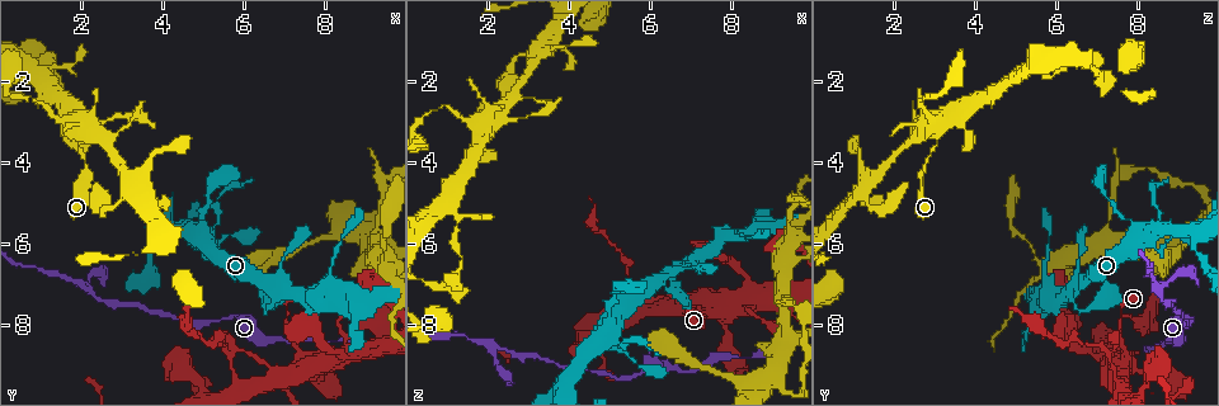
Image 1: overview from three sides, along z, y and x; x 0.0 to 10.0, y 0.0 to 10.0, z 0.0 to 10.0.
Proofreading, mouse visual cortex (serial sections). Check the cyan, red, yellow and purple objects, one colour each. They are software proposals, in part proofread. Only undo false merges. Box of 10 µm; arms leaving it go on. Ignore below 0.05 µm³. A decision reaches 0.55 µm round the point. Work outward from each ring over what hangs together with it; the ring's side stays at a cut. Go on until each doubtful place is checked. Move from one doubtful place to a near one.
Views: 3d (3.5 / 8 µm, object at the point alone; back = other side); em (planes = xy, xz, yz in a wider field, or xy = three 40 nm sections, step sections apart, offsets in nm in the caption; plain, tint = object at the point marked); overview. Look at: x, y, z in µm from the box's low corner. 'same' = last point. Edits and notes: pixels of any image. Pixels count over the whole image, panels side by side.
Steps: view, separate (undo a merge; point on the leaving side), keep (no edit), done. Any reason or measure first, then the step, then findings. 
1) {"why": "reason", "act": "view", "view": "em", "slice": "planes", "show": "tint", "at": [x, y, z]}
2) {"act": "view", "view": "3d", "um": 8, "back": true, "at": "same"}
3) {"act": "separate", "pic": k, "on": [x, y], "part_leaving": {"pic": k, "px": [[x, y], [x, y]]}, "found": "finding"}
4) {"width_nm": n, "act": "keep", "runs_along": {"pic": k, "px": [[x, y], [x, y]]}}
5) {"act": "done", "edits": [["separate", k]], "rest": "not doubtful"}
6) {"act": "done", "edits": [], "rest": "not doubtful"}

{"why": "narrows sharply", "act": "view", "view": "3d", "um": 8, "at": [5.65, 8.80, 7.30]}

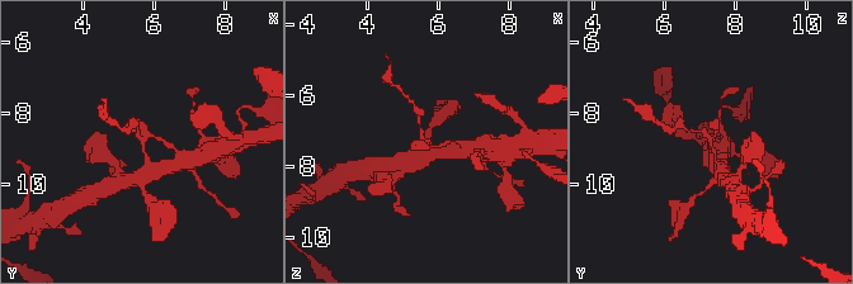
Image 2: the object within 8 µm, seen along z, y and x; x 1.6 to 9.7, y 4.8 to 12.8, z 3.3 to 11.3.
{"act": "view", "view": "em", "slice": "xy", "step": 3, "show": "tint", "at": "same"}

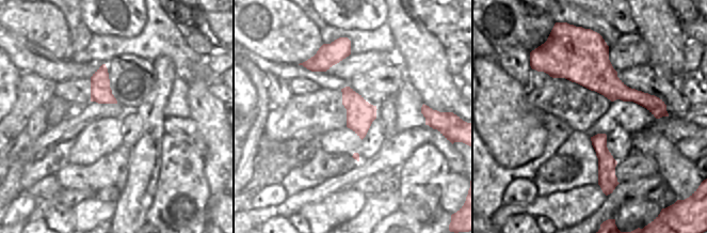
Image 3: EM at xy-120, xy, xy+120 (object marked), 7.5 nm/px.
{"act": "keep", "runs_along": {"pic": 3, "px": [[599, 136], [604, 155], [603, 185]]}, "found": "all the same cell"}

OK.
{"why": "arms part here", "act": "view", "view": "3d", "um": 8, "at": [2.20, 7.10, 8.50]}

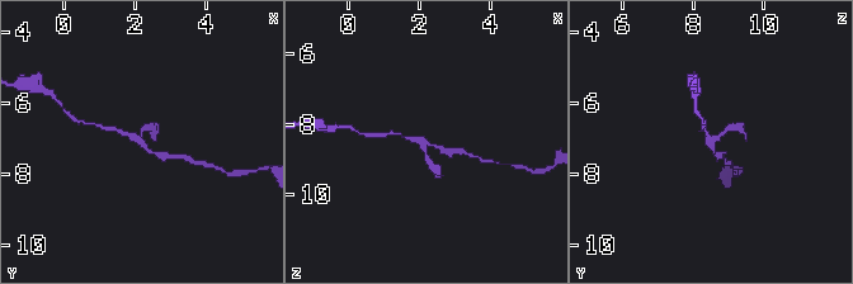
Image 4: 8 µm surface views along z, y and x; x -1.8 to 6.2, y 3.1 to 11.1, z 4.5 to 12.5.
{"act": "view", "view": "em", "slice": "xy", "step": 2, "show": "tint", "at": "same"}

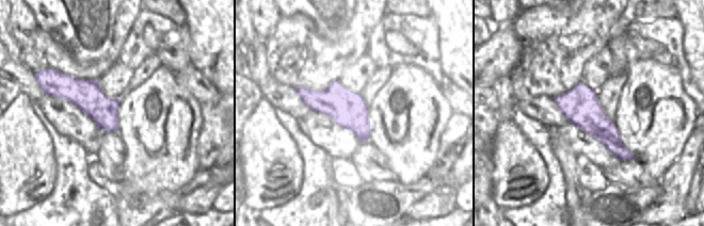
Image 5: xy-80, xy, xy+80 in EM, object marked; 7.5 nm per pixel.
{"width_nm": 280, "act": "keep", "runs_along": {"pic": 4, "px": [[170, 156], [107, 129]]}, "found": "one cell here"}

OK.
{"why": "sudden change in width", "act": "view", "view": "3d", "um": 3.5, "at": [1.90, 3.20, 3.00]}

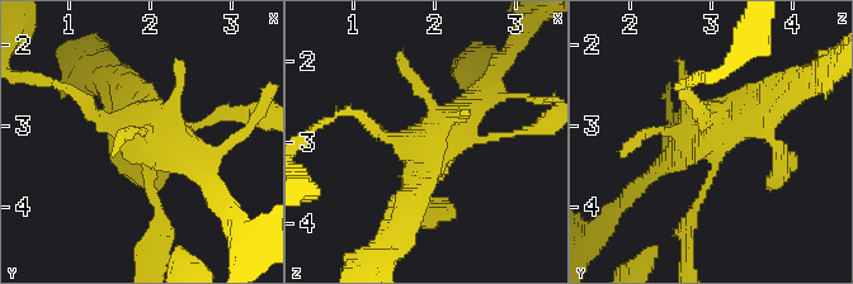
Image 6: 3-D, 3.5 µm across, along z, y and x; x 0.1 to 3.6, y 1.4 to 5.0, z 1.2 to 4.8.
{"act": "view", "view": "em", "slice": "planes", "show": "tint", "at": [1.95, 3.20, 3.00]}

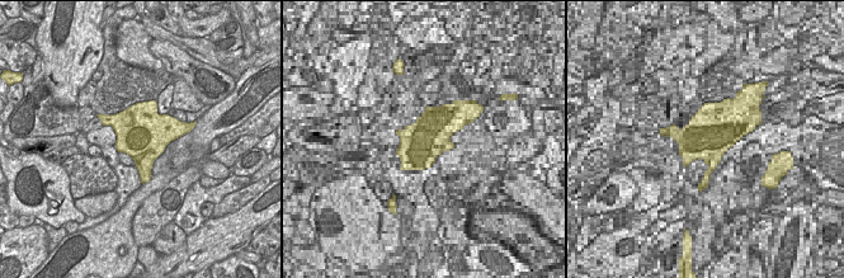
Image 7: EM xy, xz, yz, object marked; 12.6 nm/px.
{"act": "keep", "found": "one cell here"}

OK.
{"why": "thin neck", "act": "view", "view": "3d", "um": 3.5, "back": true, "at": [0.90, 1.90, 7.10]}

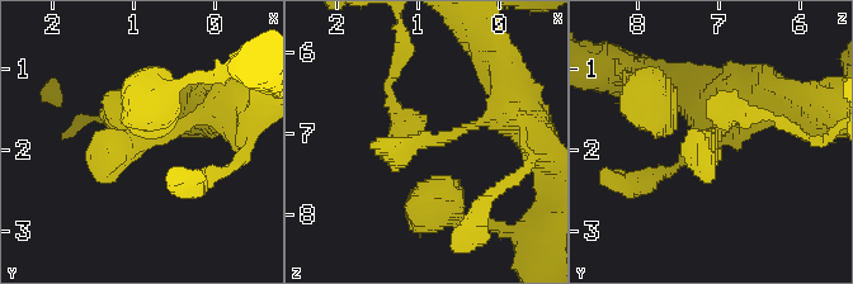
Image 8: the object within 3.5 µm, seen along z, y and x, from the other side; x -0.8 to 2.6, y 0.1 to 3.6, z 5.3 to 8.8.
{"act": "view", "view": "em", "slice": "xy", "step": 5, "show": "tint", "at": [0.80, 1.85, 7.05]}

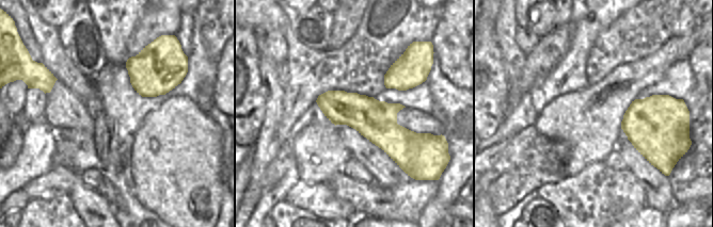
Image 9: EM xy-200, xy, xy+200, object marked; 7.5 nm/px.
{"act": "keep", "found": "one cell here"}

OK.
{"act": "done", "edits": [], "rest": "not doubtful"}

